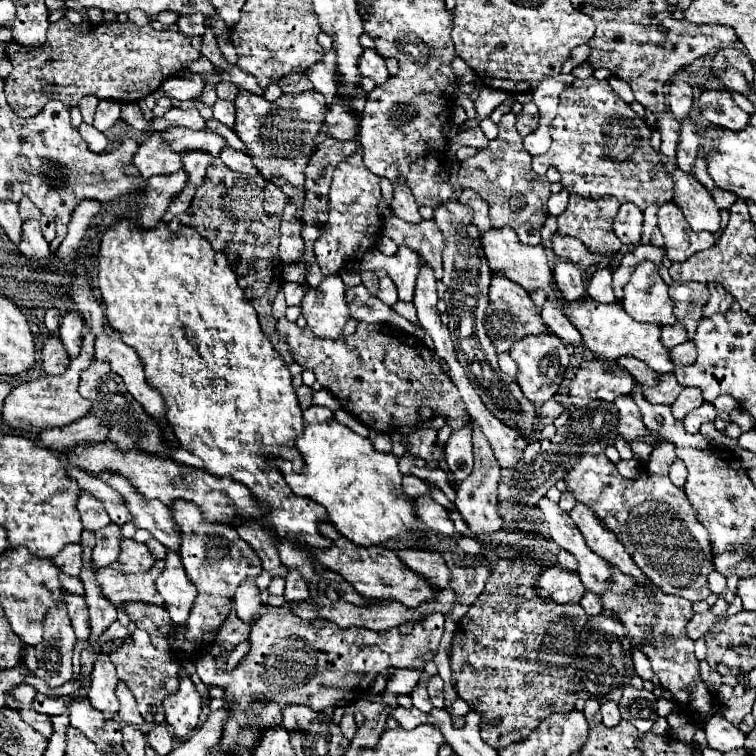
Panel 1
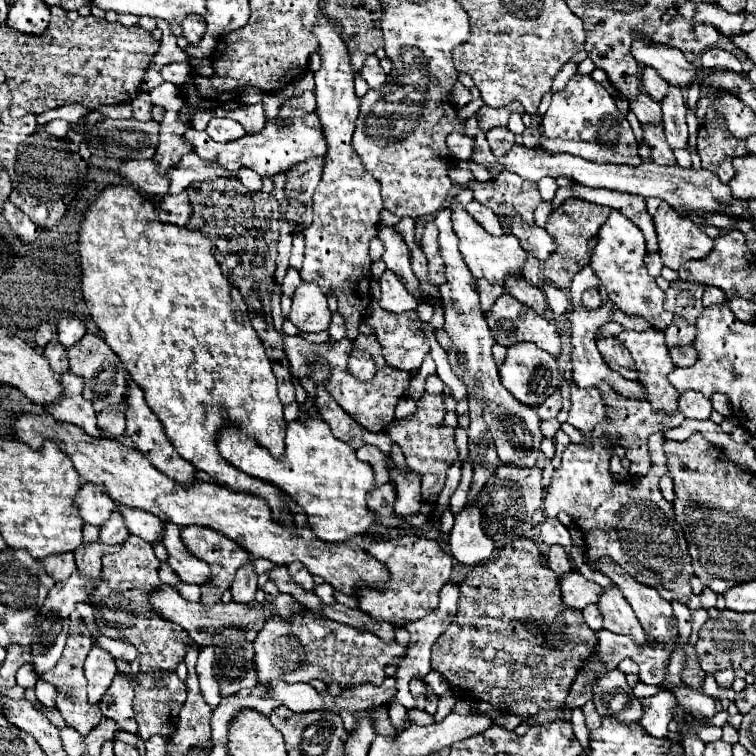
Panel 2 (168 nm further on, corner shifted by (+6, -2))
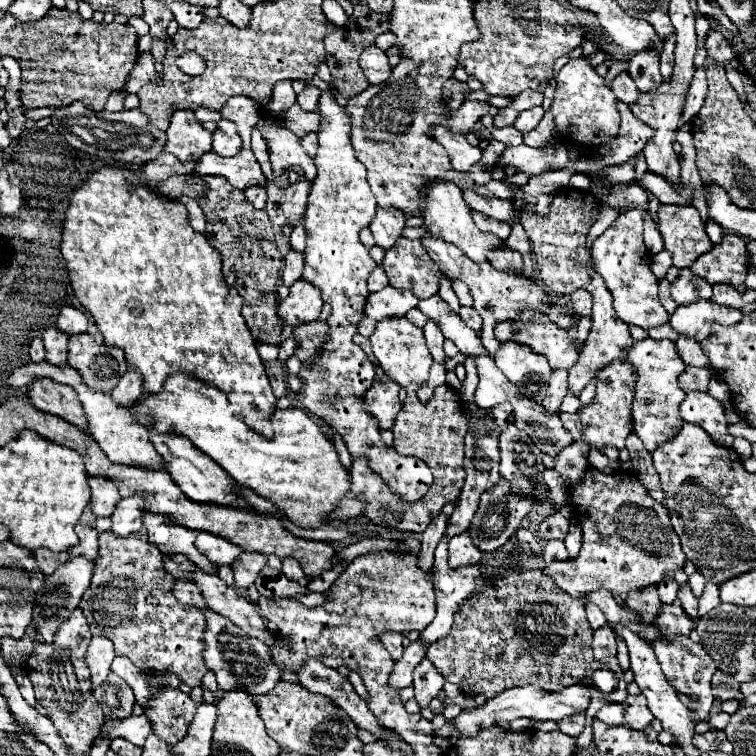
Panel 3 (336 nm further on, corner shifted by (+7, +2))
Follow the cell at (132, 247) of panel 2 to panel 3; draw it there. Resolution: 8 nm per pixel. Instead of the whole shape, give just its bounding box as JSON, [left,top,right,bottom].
[62,168,276,440]

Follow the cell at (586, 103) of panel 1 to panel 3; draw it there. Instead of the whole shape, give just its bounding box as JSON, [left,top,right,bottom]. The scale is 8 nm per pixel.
[550,58,620,156]

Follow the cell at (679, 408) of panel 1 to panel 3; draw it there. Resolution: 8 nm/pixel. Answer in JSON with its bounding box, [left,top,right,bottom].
[680,392,734,448]

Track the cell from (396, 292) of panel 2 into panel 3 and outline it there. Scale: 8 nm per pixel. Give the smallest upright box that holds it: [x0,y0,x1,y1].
[366,286,418,320]

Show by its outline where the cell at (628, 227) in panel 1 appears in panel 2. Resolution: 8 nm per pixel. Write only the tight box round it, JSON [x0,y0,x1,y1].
[589,210,673,330]

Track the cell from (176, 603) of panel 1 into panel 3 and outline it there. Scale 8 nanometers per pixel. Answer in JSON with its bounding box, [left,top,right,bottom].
[202,608,282,696]

